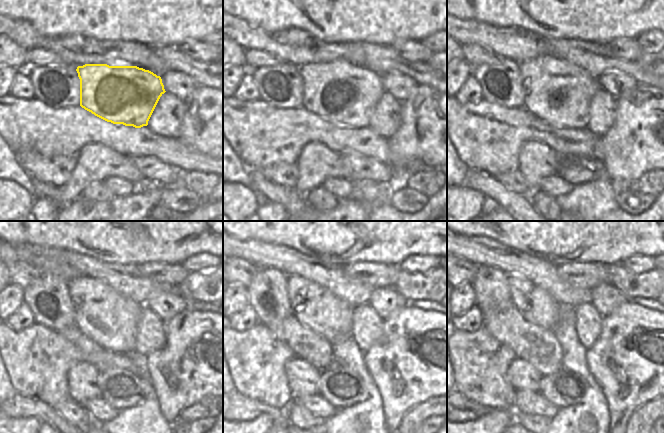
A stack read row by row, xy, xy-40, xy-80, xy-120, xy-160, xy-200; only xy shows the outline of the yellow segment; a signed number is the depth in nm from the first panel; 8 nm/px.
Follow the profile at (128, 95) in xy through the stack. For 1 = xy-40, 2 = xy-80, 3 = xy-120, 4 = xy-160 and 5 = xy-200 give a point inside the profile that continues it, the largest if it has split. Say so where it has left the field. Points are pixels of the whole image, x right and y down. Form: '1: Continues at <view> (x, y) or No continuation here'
1: Continues at xy-40 (344, 94)
2: Continues at xy-80 (556, 91)
3: Continues at xy-120 (110, 320)
4: Continues at xy-160 (315, 307)
5: Continues at xy-200 (536, 306).

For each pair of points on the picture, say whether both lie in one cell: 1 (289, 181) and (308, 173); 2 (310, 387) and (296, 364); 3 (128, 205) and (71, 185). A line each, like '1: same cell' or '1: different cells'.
1: different cells
2: same cell
3: different cells

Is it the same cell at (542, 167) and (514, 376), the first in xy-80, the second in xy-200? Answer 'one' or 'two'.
one

